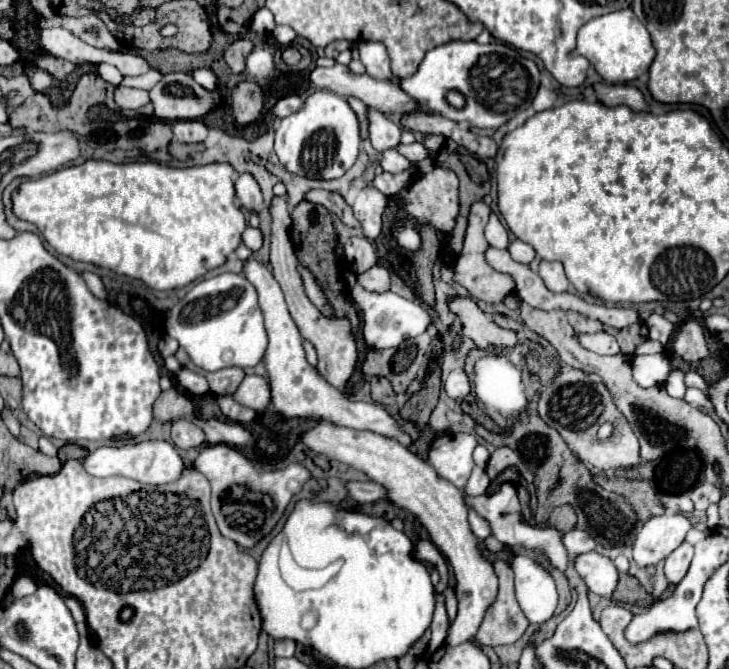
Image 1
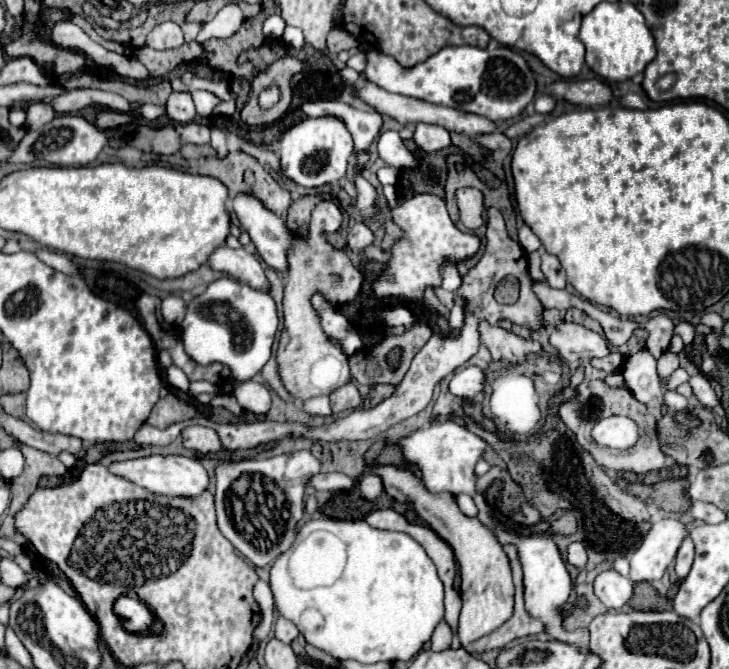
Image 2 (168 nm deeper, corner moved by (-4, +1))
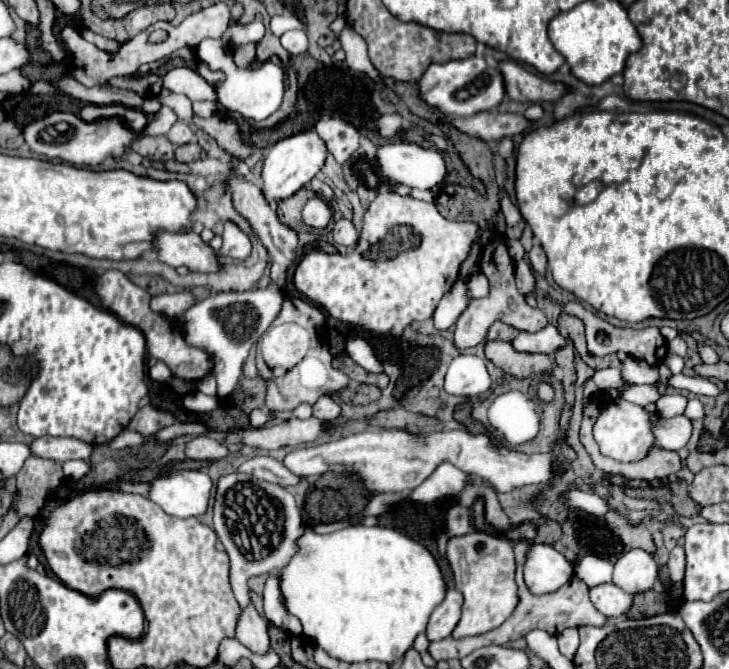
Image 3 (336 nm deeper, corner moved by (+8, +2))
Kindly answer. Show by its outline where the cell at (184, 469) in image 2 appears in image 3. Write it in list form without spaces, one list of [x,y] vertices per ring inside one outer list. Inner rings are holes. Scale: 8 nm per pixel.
[[[180,471],[150,483],[150,499],[174,517],[202,517],[208,509],[212,479],[202,471]]]

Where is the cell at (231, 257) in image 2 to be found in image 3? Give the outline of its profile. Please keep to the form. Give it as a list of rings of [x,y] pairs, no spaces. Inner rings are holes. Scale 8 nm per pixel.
[[[156,231],[154,245],[158,259],[170,267],[186,265],[196,273],[212,273],[222,267],[220,261],[216,259],[214,249],[208,247],[200,239],[200,235],[192,231],[182,231],[182,233]]]

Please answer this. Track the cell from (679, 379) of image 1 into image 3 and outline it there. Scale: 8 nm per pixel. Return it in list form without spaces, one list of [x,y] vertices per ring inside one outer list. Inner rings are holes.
[[[674,393],[674,395],[662,395],[658,401],[656,401],[656,409],[662,417],[674,417],[674,415],[682,415],[684,409],[686,409],[686,397],[680,395],[680,393]]]

